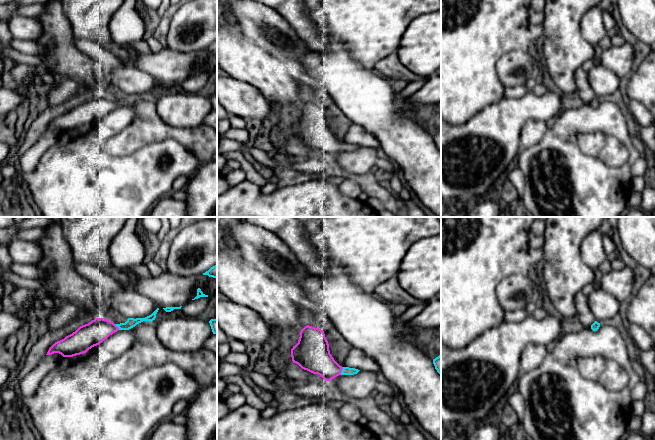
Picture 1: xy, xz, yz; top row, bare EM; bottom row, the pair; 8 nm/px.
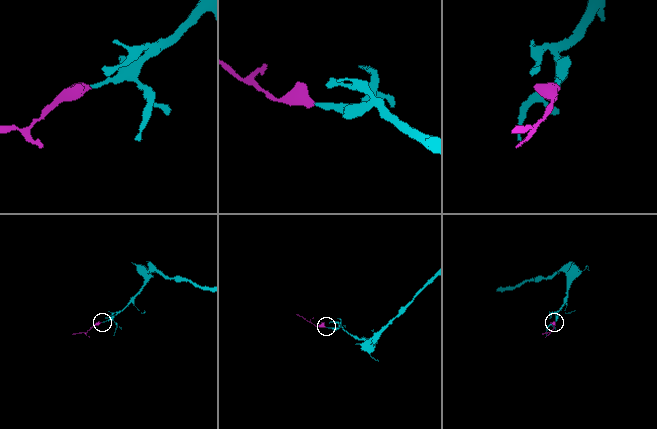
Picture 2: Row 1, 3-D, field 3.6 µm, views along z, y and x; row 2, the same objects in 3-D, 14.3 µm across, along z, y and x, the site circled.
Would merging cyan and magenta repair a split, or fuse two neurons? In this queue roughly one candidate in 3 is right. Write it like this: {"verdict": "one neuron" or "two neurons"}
{"verdict": "one neuron"}

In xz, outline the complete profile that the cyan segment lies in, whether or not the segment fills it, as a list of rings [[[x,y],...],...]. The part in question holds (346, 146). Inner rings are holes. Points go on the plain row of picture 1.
[[[305,102],[299,109],[298,119],[291,125],[293,139],[330,157],[339,151],[354,151],[360,146],[340,142],[332,133],[324,107]]]

